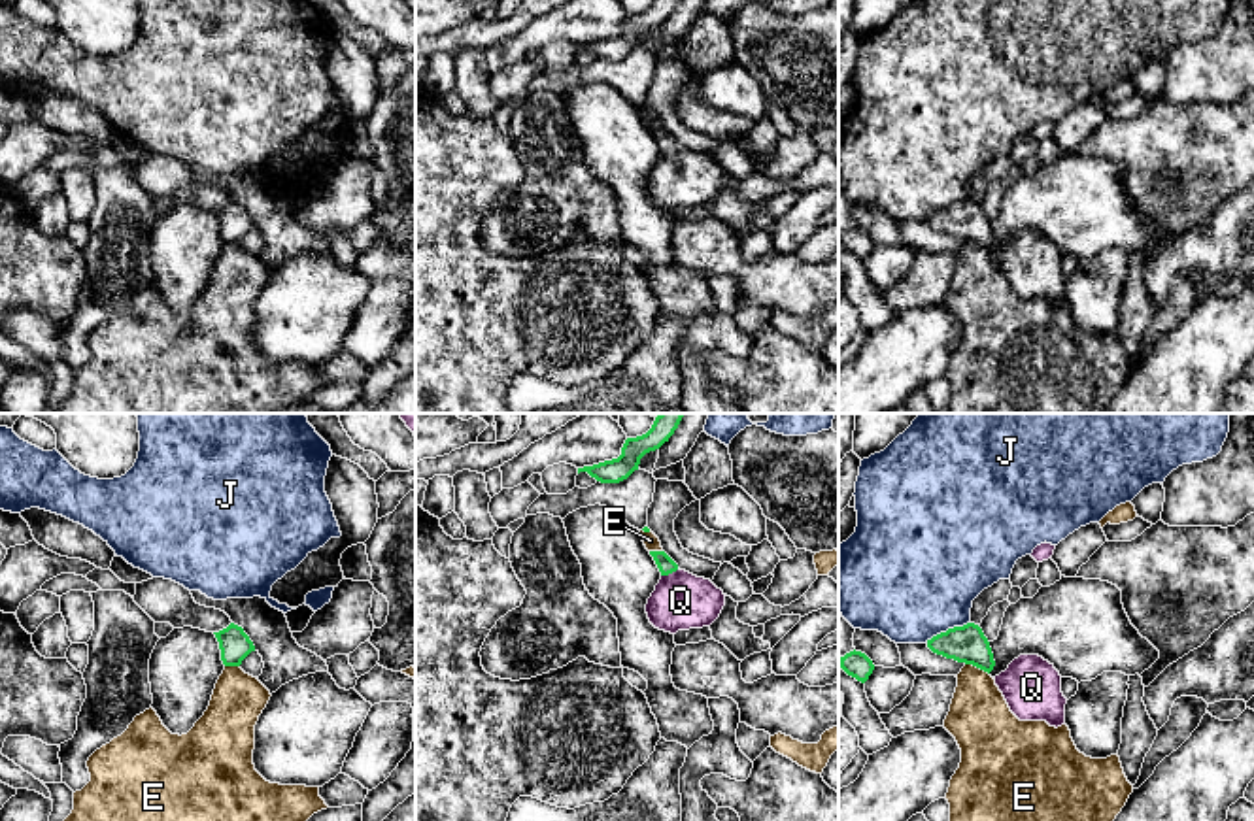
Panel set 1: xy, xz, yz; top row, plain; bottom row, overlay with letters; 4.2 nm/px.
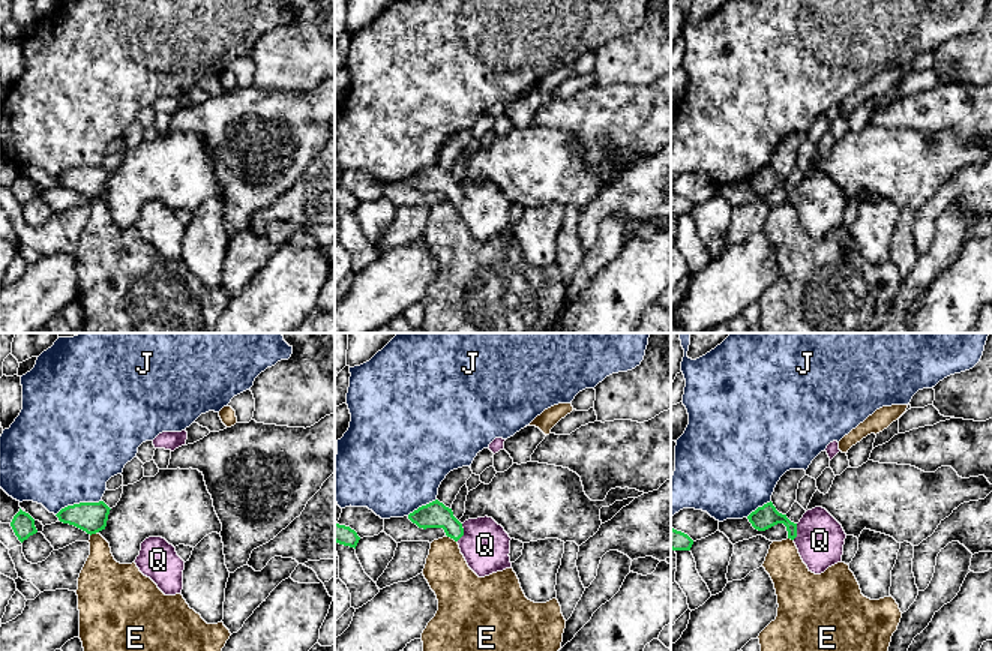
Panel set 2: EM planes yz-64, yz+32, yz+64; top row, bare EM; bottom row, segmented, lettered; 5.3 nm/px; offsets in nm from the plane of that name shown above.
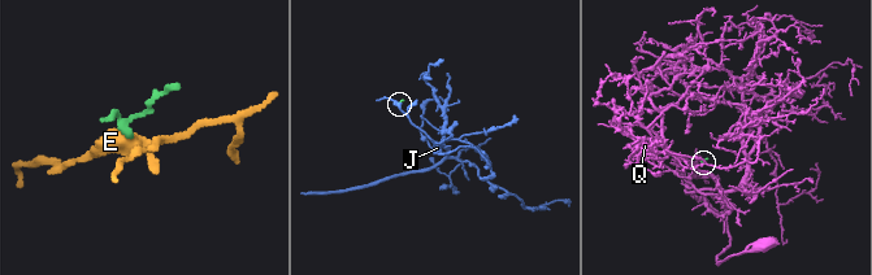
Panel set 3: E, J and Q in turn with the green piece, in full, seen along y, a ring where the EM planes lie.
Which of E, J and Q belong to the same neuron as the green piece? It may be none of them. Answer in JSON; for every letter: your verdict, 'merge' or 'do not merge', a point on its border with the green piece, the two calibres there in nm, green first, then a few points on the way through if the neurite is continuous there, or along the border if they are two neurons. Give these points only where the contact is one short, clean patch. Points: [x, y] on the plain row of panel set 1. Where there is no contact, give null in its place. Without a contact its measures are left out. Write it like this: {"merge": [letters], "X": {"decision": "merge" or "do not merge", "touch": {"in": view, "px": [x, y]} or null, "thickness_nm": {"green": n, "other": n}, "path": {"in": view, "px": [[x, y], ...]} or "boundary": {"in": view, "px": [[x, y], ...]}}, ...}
{"merge": ["Q"], "E": {"decision": "do not merge", "touch": {"in": "yz", "px": [977, 244]}, "thickness_nm": {"green": 160, "other": 260}, "boundary": {"in": "yz", "px": [[965, 240], [988, 251]]}}, "J": {"decision": "do not merge", "touch": {"in": "yz", "px": [948, 206]}, "thickness_nm": {"green": 160, "other": 500}}, "Q": {"decision": "merge", "touch": {"in": "xz", "px": [669, 150]}, "thickness_nm": {"green": 70, "other": 240}, "path": {"in": "xz", "px": [[665, 142], [669, 150], [680, 178]]}}}

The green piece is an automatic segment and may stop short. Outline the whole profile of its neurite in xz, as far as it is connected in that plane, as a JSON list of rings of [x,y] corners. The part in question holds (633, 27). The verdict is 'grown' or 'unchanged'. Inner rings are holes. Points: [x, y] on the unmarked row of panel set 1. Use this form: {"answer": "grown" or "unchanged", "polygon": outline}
{"answer": "unchanged", "polygon": [[[653,0],[646,11],[627,15],[618,36],[578,45],[578,51],[587,49],[601,60],[619,60],[638,47],[640,36],[646,30],[655,28],[669,19],[678,2],[680,0]]]}

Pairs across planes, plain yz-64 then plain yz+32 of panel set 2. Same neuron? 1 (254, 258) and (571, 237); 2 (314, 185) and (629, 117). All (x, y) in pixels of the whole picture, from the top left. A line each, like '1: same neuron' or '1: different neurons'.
1: same neuron
2: different neurons

